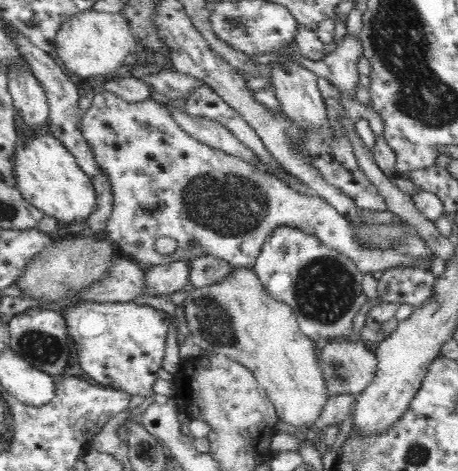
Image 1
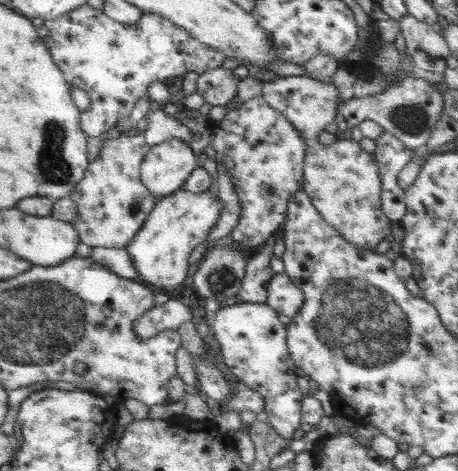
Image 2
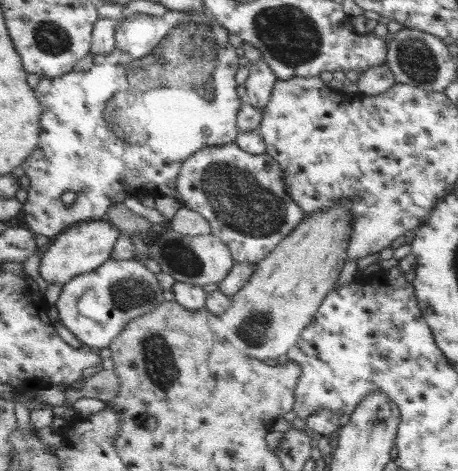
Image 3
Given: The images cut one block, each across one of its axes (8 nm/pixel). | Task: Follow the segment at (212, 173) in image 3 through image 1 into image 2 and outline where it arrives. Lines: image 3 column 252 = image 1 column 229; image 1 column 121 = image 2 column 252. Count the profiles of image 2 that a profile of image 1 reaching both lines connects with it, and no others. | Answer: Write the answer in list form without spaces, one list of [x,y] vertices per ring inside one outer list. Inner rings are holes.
[[[263,96],[251,98],[239,108],[229,110],[229,118],[213,124],[213,132],[213,146],[217,152],[215,160],[227,166],[237,196],[243,202],[243,216],[239,226],[233,230],[233,242],[257,254],[267,240],[273,240],[279,226],[285,226],[291,194],[305,190],[303,162],[307,146],[295,124]]]

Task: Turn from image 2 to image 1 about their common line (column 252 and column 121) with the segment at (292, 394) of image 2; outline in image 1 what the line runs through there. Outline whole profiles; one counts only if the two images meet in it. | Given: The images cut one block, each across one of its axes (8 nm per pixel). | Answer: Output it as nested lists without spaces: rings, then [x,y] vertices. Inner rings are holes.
[[[84,300],[70,308],[66,320],[68,332],[78,346],[80,366],[90,378],[104,388],[122,388],[128,390],[128,394],[140,394],[144,398],[154,394],[152,384],[158,380],[158,370],[162,368],[164,350],[176,316],[134,302],[96,304]]]

